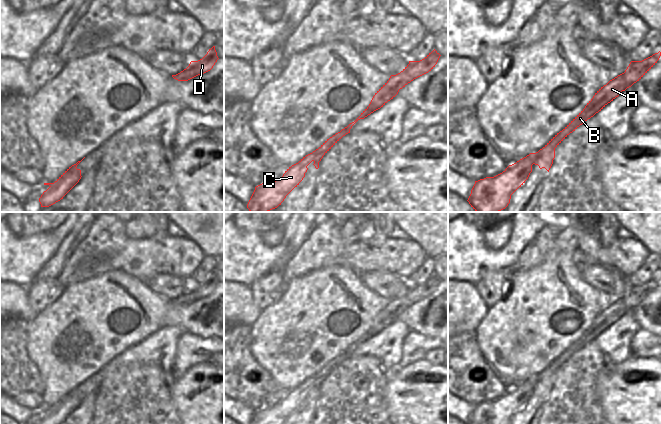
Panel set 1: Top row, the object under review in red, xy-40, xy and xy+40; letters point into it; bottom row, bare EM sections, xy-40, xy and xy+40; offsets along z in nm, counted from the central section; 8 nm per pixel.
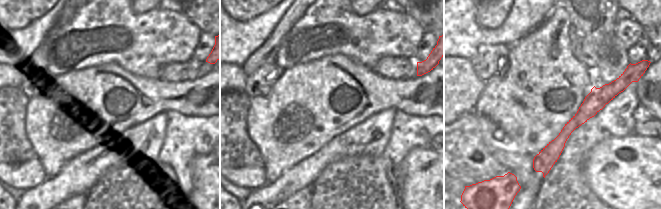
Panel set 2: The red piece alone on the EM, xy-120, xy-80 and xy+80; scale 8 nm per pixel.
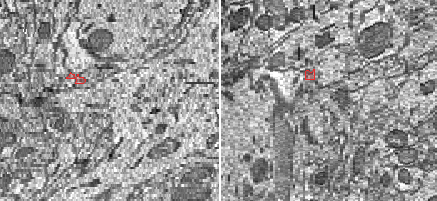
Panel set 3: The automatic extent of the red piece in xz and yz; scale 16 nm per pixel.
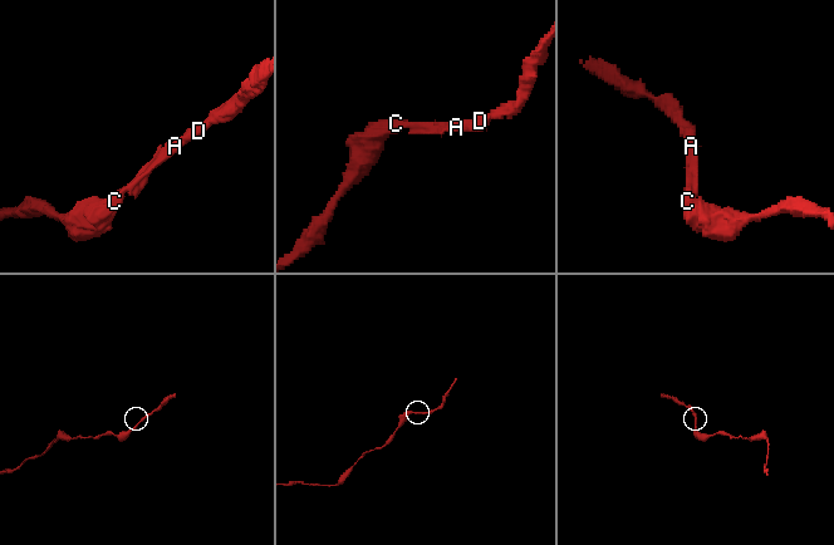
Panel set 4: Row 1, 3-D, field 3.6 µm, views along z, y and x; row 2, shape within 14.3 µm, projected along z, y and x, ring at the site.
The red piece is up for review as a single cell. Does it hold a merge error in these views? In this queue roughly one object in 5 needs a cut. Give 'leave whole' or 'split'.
leave whole

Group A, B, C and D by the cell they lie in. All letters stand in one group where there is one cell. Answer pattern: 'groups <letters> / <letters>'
groups A B C D

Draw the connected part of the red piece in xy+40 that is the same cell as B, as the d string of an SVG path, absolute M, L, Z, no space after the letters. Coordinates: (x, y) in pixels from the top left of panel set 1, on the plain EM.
M659 275L642 285L631 285L624 297L601 311L585 332L542 373L509 389L502 397L494 401L475 405L468 424L510 424L511 419L528 403L533 388L549 396L555 382L555 372L570 357L618 321L622 315L639 305L657 287L660 280Z

